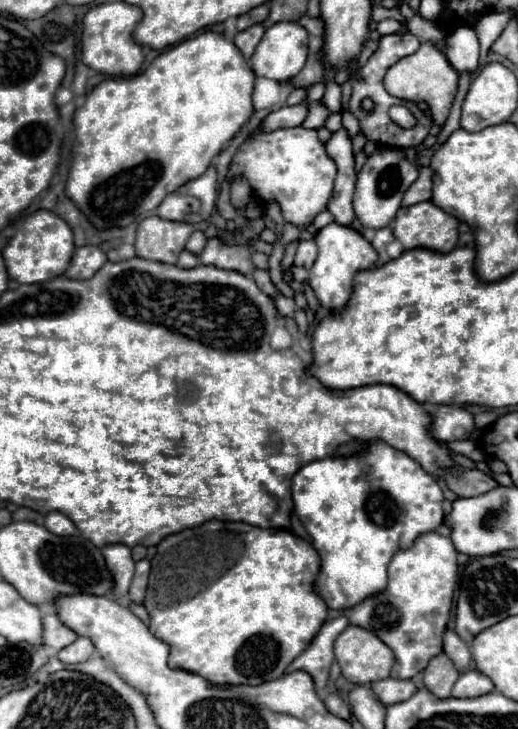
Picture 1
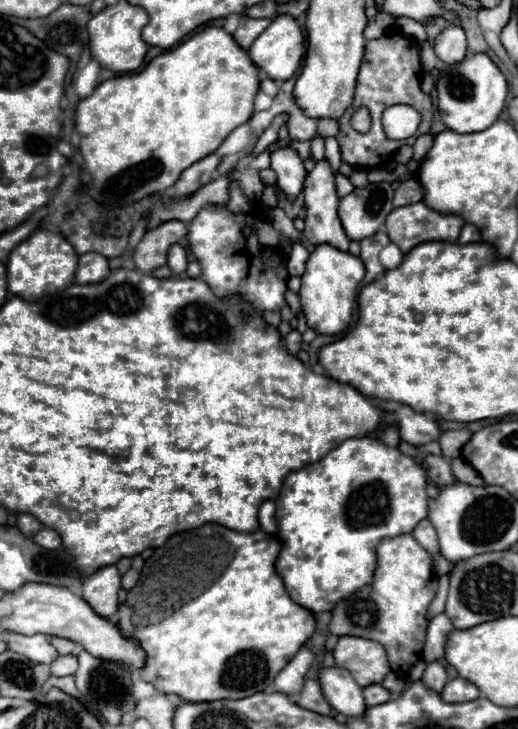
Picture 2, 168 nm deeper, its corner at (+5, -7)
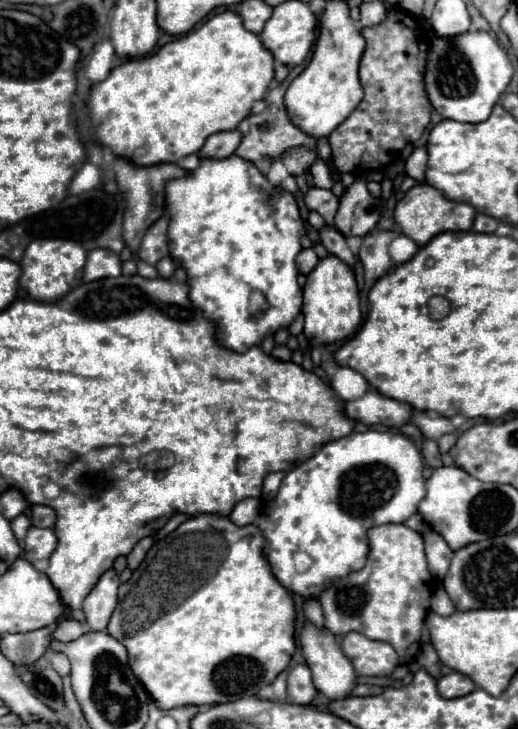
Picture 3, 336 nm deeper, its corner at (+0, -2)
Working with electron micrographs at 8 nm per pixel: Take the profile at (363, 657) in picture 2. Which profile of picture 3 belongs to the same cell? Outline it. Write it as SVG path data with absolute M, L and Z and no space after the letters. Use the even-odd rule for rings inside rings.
M347 633L341 641L341 649L351 659L353 667L355 667L355 673L359 677L389 677L393 673L393 669L399 665L399 655L389 643L367 639L361 633Z

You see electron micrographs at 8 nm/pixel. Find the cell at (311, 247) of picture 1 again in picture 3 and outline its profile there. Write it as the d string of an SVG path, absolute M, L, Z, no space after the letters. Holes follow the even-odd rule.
M303 249L299 255L297 255L297 269L303 273L303 275L307 275L315 265L317 265L317 255L315 255L315 251L313 249Z

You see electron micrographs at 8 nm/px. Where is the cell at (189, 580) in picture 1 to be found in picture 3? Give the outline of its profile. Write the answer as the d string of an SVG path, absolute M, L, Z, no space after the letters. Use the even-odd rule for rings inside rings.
M201 513L201 515L191 517L185 523L181 523L167 537L157 539L153 543L153 547L149 549L147 557L143 559L143 563L133 571L131 579L119 587L119 603L109 619L107 633L125 645L125 649L129 653L127 655L129 667L133 669L135 677L145 685L147 693L151 695L153 703L159 709L175 709L181 705L219 705L219 703L229 703L229 701L237 701L243 697L251 697L251 695L257 695L257 691L261 687L269 685L281 671L287 669L291 655L293 655L295 605L293 605L289 591L273 577L273 573L269 569L269 561L261 553L263 543L265 543L265 539L261 537L261 531L257 529L257 525L237 527L225 515Z

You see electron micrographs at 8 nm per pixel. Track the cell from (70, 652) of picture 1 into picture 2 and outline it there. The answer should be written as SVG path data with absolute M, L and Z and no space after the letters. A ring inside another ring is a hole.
M68 654L68 656L58 656L52 664L52 674L54 676L68 676L68 674L74 674L76 668L78 668L78 658L74 654Z

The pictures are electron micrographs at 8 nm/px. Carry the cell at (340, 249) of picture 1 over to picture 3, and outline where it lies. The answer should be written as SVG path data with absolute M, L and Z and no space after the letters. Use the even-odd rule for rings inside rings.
M329 255L317 263L313 273L307 275L307 283L303 287L303 317L305 317L305 337L311 347L335 343L353 335L361 323L359 295L353 269L345 265L341 259Z

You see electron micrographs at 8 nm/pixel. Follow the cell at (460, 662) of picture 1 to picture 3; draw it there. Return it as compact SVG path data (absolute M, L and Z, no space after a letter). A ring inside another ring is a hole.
M441 587L431 595L431 611L439 613L439 615L449 615L455 611L453 603L449 601L449 595Z

